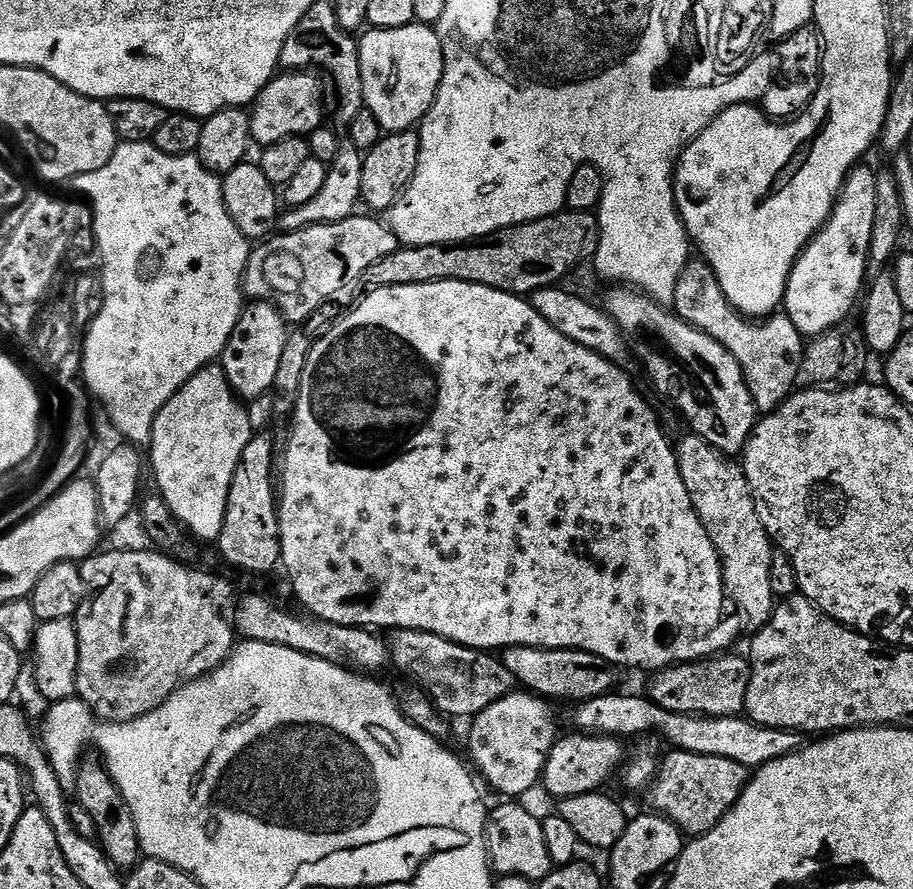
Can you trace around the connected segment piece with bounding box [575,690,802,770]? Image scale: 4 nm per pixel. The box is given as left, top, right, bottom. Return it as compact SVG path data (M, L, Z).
M620 690L607 692L604 696L595 696L589 700L577 703L576 724L581 733L584 734L607 734L617 738L624 736L640 736L643 732L661 732L666 739L672 743L673 749L682 752L693 752L694 754L706 754L714 758L730 758L738 762L749 770L760 768L763 764L774 762L778 758L788 756L791 752L797 751L802 744L802 736L799 732L787 732L785 728L771 728L762 726L754 721L745 718L743 715L738 716L691 716L685 712L671 712L662 706L658 706L647 695L640 696L623 696Z

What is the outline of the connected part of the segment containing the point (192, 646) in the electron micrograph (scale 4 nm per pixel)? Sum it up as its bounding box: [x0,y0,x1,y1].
[74,551,238,724]

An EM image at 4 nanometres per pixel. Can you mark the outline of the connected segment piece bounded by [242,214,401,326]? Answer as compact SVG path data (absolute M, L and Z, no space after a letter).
M353 214L347 216L342 222L333 224L311 224L297 232L285 232L273 235L263 242L257 243L251 249L248 258L248 268L244 271L243 285L247 299L255 302L266 300L281 312L289 325L295 326L315 314L327 300L337 299L343 288L359 281L364 271L378 258L386 258L386 254L394 254L401 247L399 238L392 233L391 228L383 219L373 218L371 215L360 216Z

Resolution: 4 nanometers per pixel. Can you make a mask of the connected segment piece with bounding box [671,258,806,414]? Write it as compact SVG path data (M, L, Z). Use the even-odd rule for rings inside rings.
M689 259L688 265L678 274L678 286L674 286L674 302L671 307L690 326L702 330L714 342L726 346L734 354L734 362L742 366L746 386L756 403L756 411L767 414L783 404L797 387L798 370L804 357L805 337L783 314L763 318L749 318L732 305L722 294L722 286L710 265L703 259Z

